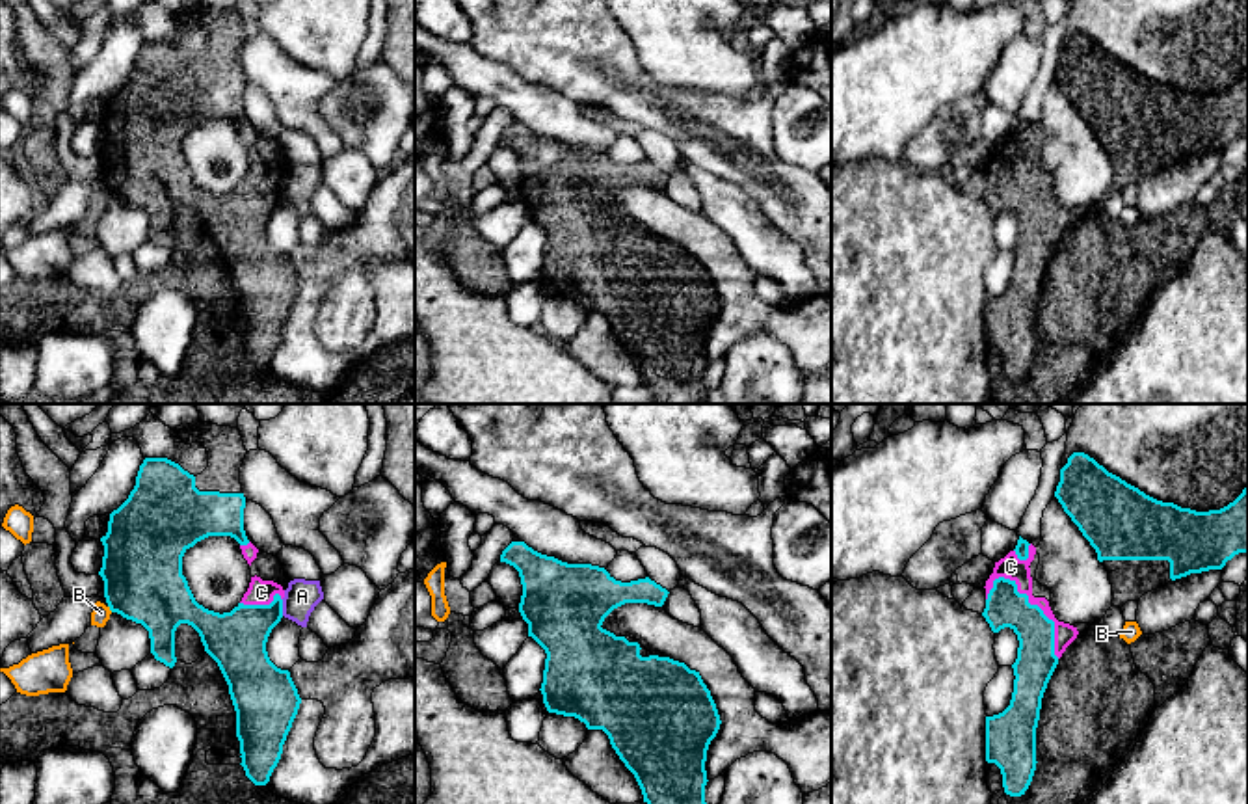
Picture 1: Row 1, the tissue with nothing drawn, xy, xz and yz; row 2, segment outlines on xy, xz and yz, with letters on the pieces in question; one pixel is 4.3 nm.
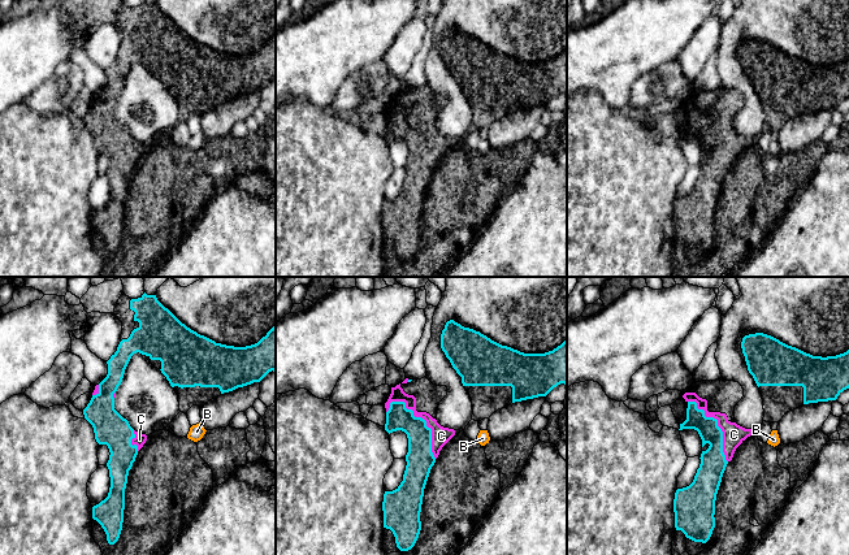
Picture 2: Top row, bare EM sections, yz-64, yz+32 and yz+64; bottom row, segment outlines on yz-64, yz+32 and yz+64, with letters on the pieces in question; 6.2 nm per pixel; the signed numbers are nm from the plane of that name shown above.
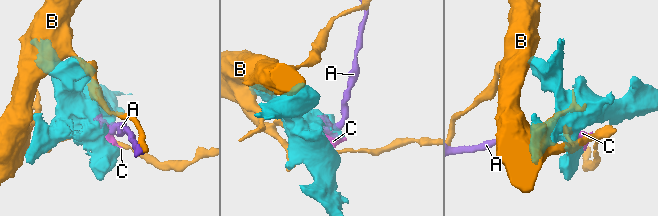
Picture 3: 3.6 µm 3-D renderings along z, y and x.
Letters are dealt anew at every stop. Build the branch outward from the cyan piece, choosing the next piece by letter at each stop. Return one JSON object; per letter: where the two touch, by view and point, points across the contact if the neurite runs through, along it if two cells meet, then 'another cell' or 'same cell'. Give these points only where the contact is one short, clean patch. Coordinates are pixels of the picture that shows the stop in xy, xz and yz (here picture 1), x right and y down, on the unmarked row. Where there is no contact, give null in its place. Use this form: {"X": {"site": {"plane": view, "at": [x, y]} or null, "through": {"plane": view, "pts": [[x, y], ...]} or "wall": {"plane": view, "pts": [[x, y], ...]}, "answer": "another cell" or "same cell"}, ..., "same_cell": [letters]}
{"A": {"site": {"plane": "xy", "at": [281, 190]}, "wall": {"plane": "xy", "pts": [[281, 183], [283, 198]]}, "answer": "another cell"}, "B": {"site": {"plane": "xy", "at": [110, 192]}, "wall": {"plane": "xy", "pts": [[108, 188], [112, 194]]}, "answer": "another cell"}, "C": {"site": {"plane": "yz", "at": [1038, 190]}, "answer": "same cell"}, "same_cell": ["C"]}

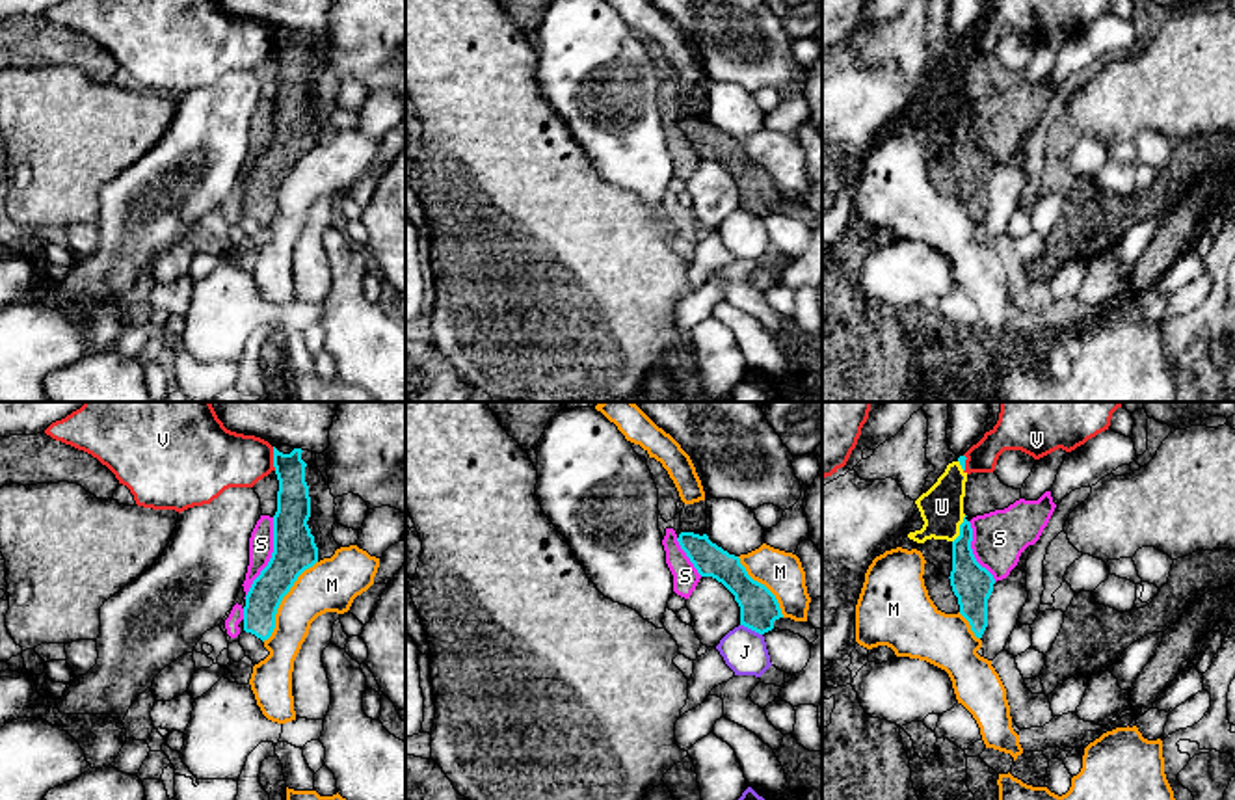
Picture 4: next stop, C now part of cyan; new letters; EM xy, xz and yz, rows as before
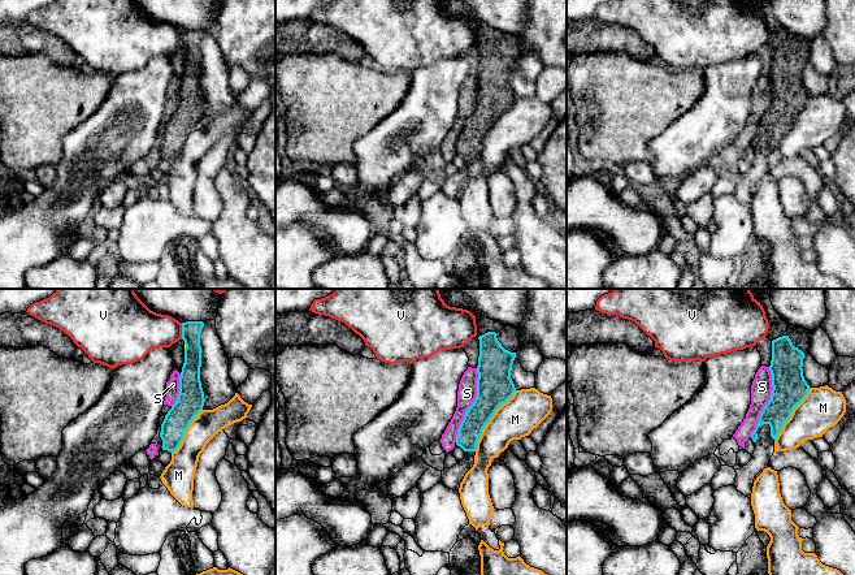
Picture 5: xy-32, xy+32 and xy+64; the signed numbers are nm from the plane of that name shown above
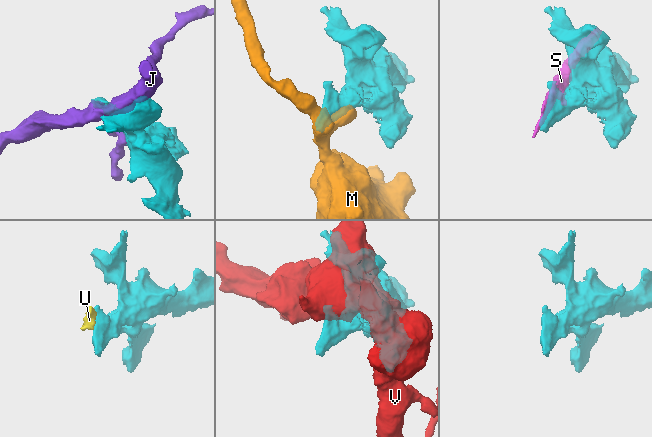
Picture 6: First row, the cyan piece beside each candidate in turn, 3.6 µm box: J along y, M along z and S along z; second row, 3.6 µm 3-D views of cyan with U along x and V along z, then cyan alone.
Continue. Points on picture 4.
{"J": {"site": {"plane": "xz", "at": [752, 213]}, "answer": "another cell"}, "M": {"site": {"plane": "xy", "at": [281, 183]}, "answer": "another cell"}, "S": {"site": {"plane": "xy", "at": [270, 142]}, "answer": "another cell"}, "U": {"site": {"plane": "yz", "at": [960, 112]}, "wall": {"plane": "yz", "pts": [[966, 99], [960, 118], [953, 125]]}, "answer": "another cell"}, "V": {"site": {"plane": "xy", "at": [274, 41]}, "answer": "another cell"}, "same_cell": []}

